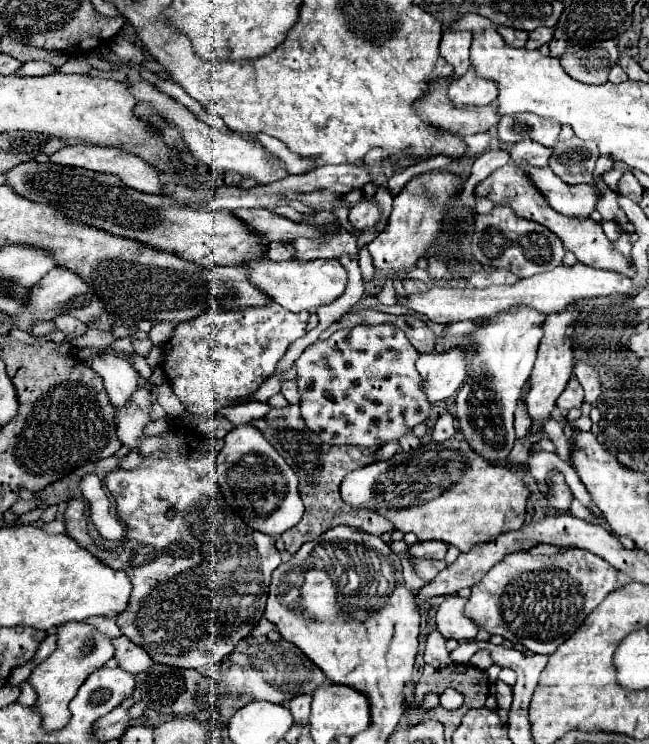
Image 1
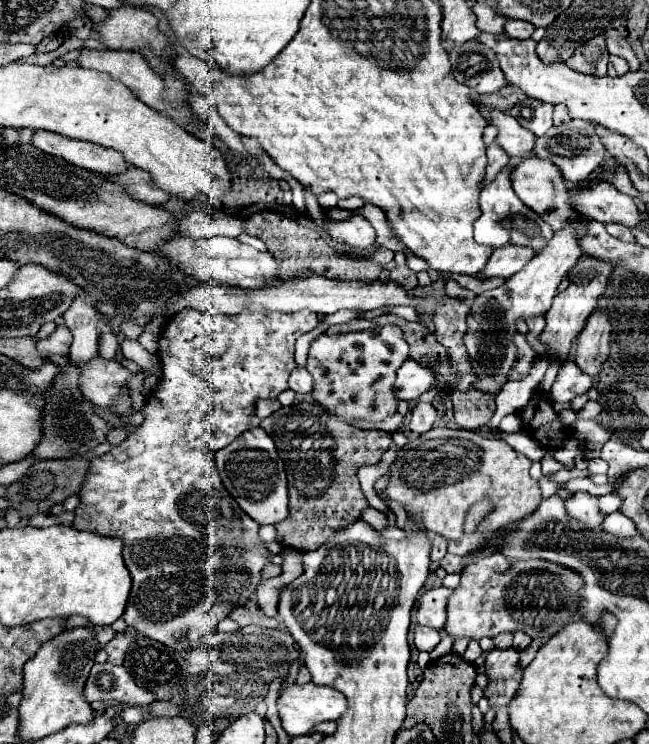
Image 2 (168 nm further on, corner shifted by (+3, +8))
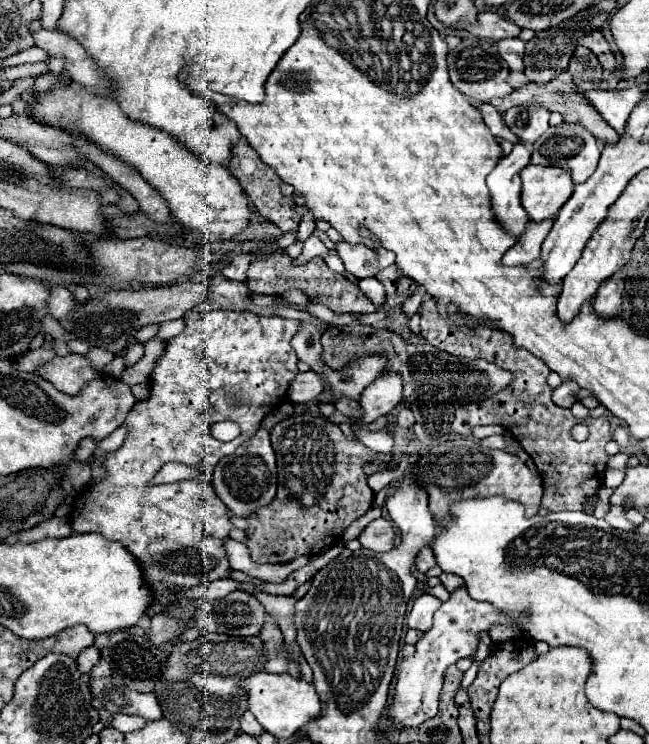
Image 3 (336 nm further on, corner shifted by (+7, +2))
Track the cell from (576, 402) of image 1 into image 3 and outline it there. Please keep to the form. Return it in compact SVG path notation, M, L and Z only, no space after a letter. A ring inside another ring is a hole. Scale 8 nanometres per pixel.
M567 378L559 388L555 388L553 390L553 402L557 404L557 406L561 406L561 408L571 408L575 402L577 402L577 392L579 392L581 388L579 386L575 386L575 382L571 382L571 378Z

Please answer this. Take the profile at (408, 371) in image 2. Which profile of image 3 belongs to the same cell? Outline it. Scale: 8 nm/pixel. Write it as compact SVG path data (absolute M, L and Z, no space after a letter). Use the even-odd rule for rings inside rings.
M387 372L367 386L361 394L363 422L369 424L383 414L389 414L403 402L403 378L397 372Z

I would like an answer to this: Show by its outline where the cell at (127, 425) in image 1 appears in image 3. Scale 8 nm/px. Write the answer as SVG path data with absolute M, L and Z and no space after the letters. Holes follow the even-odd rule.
M69 354L65 358L55 356L51 362L37 370L45 380L49 380L57 390L77 396L89 384L89 380L99 380L97 368L81 354Z

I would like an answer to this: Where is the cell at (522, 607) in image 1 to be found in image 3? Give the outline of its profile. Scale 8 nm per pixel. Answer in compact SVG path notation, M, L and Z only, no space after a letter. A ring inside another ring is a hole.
M465 586L453 590L451 598L443 602L441 608L435 612L431 630L425 632L423 638L415 644L417 652L401 662L397 682L395 682L395 700L393 706L389 708L389 716L401 726L417 726L427 718L433 718L437 714L445 668L455 664L459 658L473 656L479 646L481 632L489 632L493 624L511 624L521 628L519 622L507 618L507 614L499 614L495 606L489 606L487 602L471 600Z

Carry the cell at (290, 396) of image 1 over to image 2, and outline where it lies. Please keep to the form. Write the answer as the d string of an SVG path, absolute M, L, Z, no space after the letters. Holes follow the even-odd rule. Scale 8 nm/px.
M295 368L289 376L289 388L295 392L295 394L301 394L301 396L307 396L313 392L313 378L311 374L307 372L307 368Z

